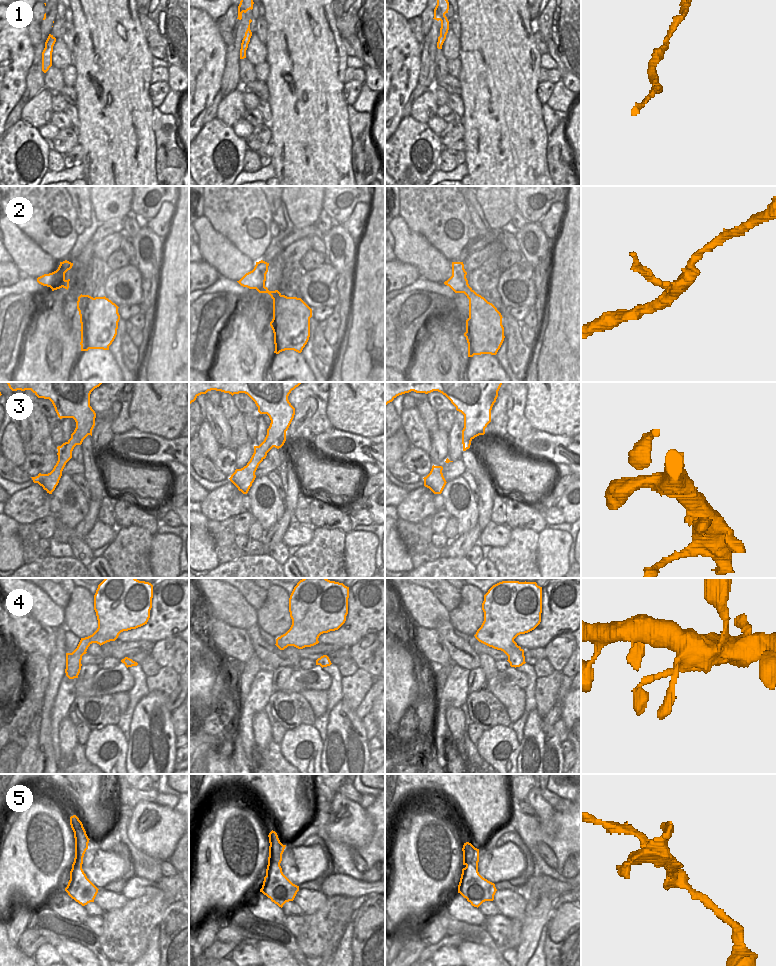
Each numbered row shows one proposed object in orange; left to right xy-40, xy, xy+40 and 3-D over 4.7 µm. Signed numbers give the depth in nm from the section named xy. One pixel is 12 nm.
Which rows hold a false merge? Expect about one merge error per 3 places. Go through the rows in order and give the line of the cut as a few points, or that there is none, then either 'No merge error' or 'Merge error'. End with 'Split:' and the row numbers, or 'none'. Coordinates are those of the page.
1: No split. No merge error
2: Split along xy (278, 291), (278, 294), (273, 299). Merge error
3: No split. No merge error
4: No split. No merge error
5: Split along xy+40 (478, 860), (474, 858), (466, 866). Merge error
Split: 2, 5.

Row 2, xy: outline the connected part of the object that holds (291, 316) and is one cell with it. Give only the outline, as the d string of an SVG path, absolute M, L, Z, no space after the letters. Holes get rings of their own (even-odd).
M278 292L273 299L274 353L294 350L301 353L310 337L312 309L297 297L287 297Z

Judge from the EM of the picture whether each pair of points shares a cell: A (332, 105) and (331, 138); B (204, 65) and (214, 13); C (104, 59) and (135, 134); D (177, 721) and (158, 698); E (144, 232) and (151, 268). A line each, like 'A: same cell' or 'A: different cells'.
A: same cell
B: different cells
C: same cell
D: different cells
E: same cell

